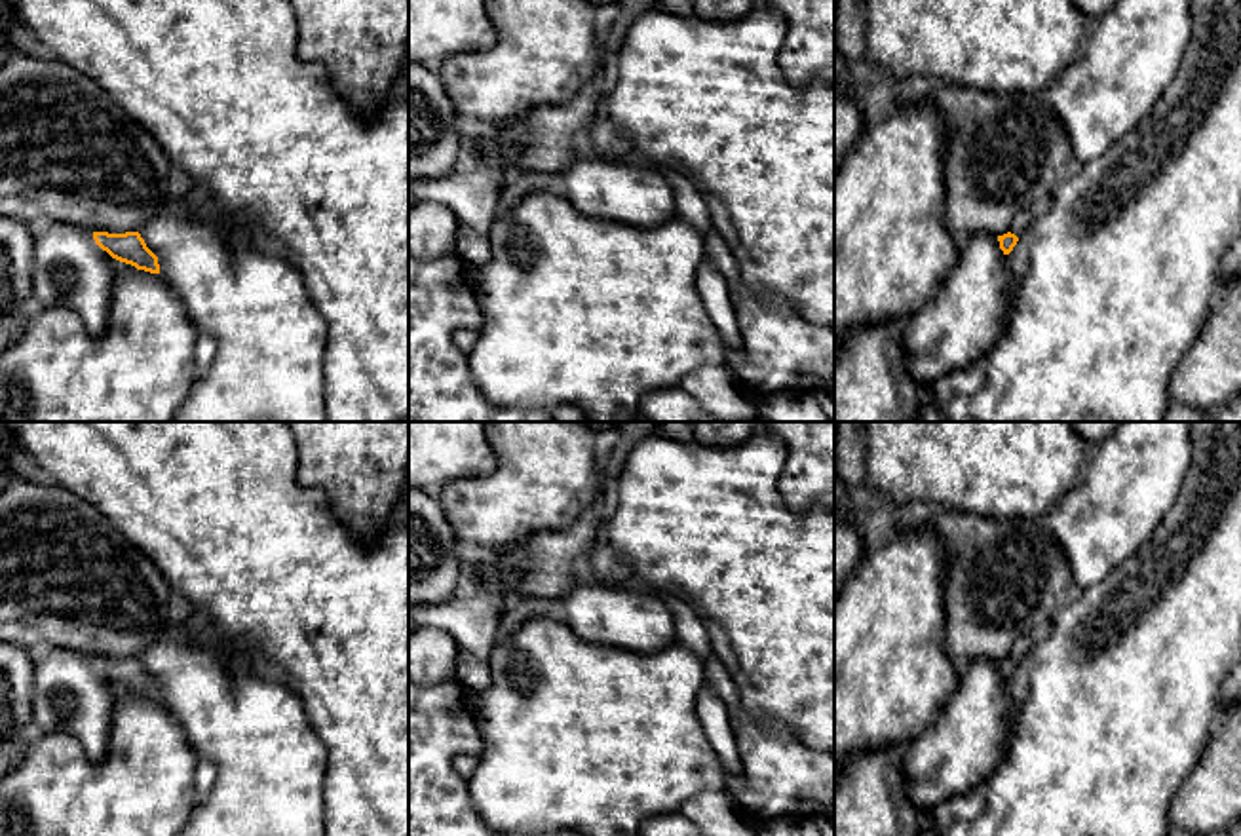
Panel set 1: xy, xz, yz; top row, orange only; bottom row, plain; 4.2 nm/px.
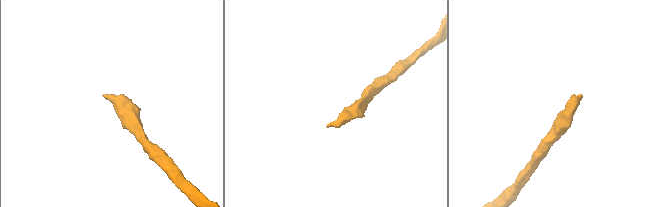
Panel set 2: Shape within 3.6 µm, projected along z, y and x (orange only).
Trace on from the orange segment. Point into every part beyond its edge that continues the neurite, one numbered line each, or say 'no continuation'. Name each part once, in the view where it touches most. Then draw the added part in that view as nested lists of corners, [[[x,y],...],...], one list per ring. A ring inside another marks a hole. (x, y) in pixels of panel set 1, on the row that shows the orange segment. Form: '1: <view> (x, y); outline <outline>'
1: yz (1023, 219); outline [[[1022,209],[1015,215],[1013,222],[1011,222],[1011,234],[1015,234],[1017,238],[1021,238],[1028,228],[1030,224],[1034,222],[1036,218],[1036,213],[1038,209]]]

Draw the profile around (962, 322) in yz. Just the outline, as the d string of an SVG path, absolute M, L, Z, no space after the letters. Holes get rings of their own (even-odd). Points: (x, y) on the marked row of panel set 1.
M998 236L962 239L956 264L927 302L907 317L905 353L916 386L929 386L986 357L1005 331L1013 298L1015 283Z

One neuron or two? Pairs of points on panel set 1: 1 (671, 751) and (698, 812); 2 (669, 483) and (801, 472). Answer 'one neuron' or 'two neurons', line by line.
1: two neurons
2: two neurons

